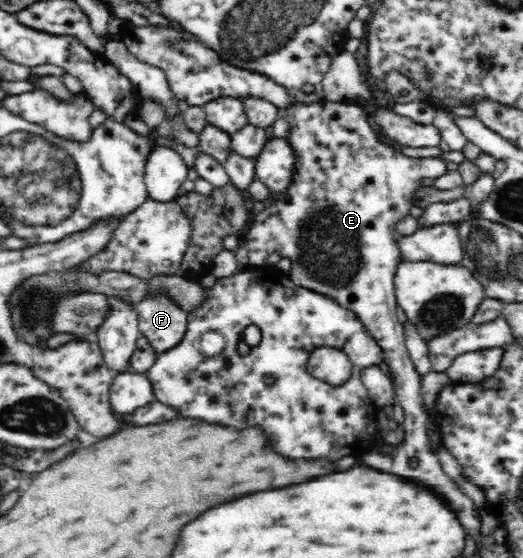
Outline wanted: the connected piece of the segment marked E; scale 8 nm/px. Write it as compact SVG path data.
M323 98L323 102L291 102L291 106L281 106L279 114L289 122L291 130L291 150L294 152L294 168L291 169L290 183L285 189L274 193L274 201L270 202L262 212L251 219L245 235L244 246L248 250L249 264L262 265L272 253L279 252L282 258L291 258L291 282L297 286L308 288L327 295L335 303L350 311L363 323L368 334L377 342L383 351L385 364L391 372L391 381L395 386L395 404L403 406L405 442L399 446L387 446L385 450L373 448L365 454L365 464L377 468L387 474L403 476L409 482L417 482L427 486L431 492L441 496L455 512L457 520L463 528L475 538L479 538L480 510L472 498L469 498L453 482L450 476L441 470L440 460L431 450L431 440L427 432L427 411L421 398L422 377L417 373L404 342L404 326L397 319L397 300L394 299L394 272L401 261L399 236L395 234L395 224L403 220L413 206L413 198L417 188L421 188L421 180L438 178L447 174L446 161L440 157L409 158L397 152L393 146L383 142L381 134L369 126L367 113L369 109L360 108L346 102L331 102Z

